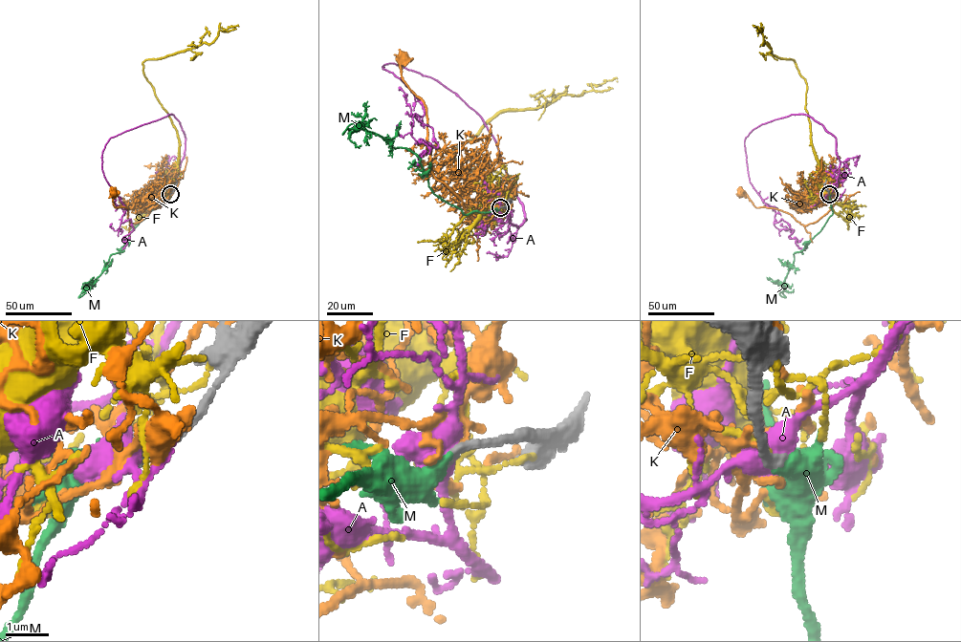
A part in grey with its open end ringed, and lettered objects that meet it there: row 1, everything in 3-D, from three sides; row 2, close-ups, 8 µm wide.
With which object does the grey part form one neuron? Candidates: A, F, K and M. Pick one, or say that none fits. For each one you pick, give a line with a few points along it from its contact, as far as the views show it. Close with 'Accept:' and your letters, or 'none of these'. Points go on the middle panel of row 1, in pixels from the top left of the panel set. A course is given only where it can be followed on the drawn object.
M: course (500, 207), (464, 214), (432, 191), (414, 153), (393, 147), (379, 135), (354, 129), (350, 140), (361, 145)
Accept: M

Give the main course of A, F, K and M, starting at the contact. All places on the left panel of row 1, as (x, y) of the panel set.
A: (170, 194), (185, 149), (175, 117), (109, 139), (101, 170), (134, 229), (121, 249)
F: (170, 194), (179, 137), (144, 74), (142, 62), (210, 43), (219, 31), (239, 26)
K: (170, 194), (164, 197), (153, 193), (157, 197), (148, 214), (130, 225), (127, 208), (116, 207), (111, 193)
M: (170, 194), (131, 231), (123, 250), (110, 256), (103, 271), (82, 291), (89, 291)

